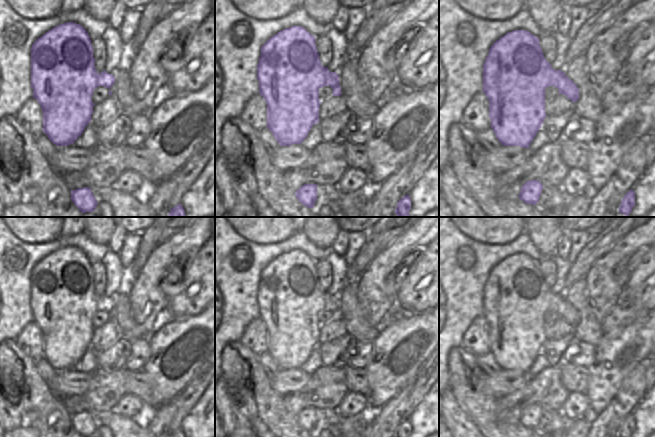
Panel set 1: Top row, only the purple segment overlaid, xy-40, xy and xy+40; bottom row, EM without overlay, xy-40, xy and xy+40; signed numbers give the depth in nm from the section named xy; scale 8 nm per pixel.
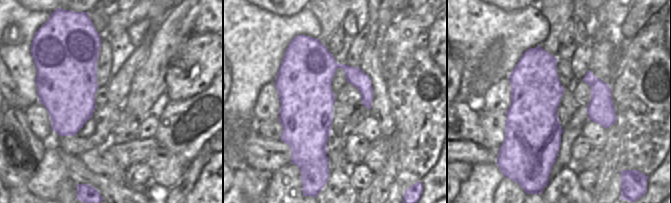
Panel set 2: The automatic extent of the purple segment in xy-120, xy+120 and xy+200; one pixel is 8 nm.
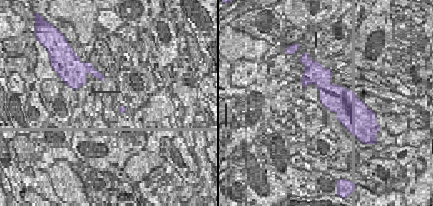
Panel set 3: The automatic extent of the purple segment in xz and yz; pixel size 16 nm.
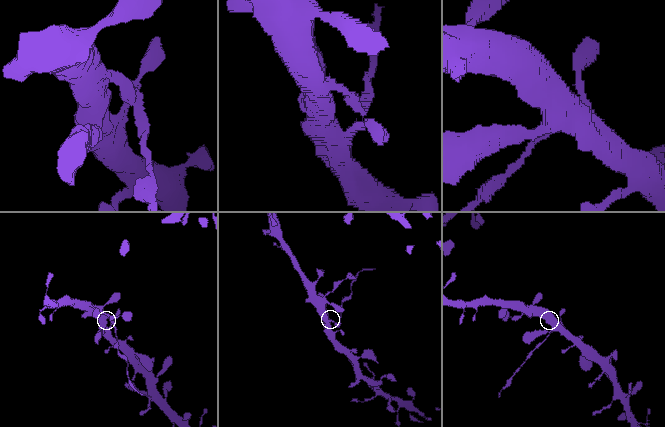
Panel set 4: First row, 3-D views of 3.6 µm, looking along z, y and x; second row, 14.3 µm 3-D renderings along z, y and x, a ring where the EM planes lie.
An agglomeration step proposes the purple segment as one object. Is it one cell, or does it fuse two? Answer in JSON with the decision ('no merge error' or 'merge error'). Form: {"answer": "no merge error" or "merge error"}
{"answer": "merge error"}

